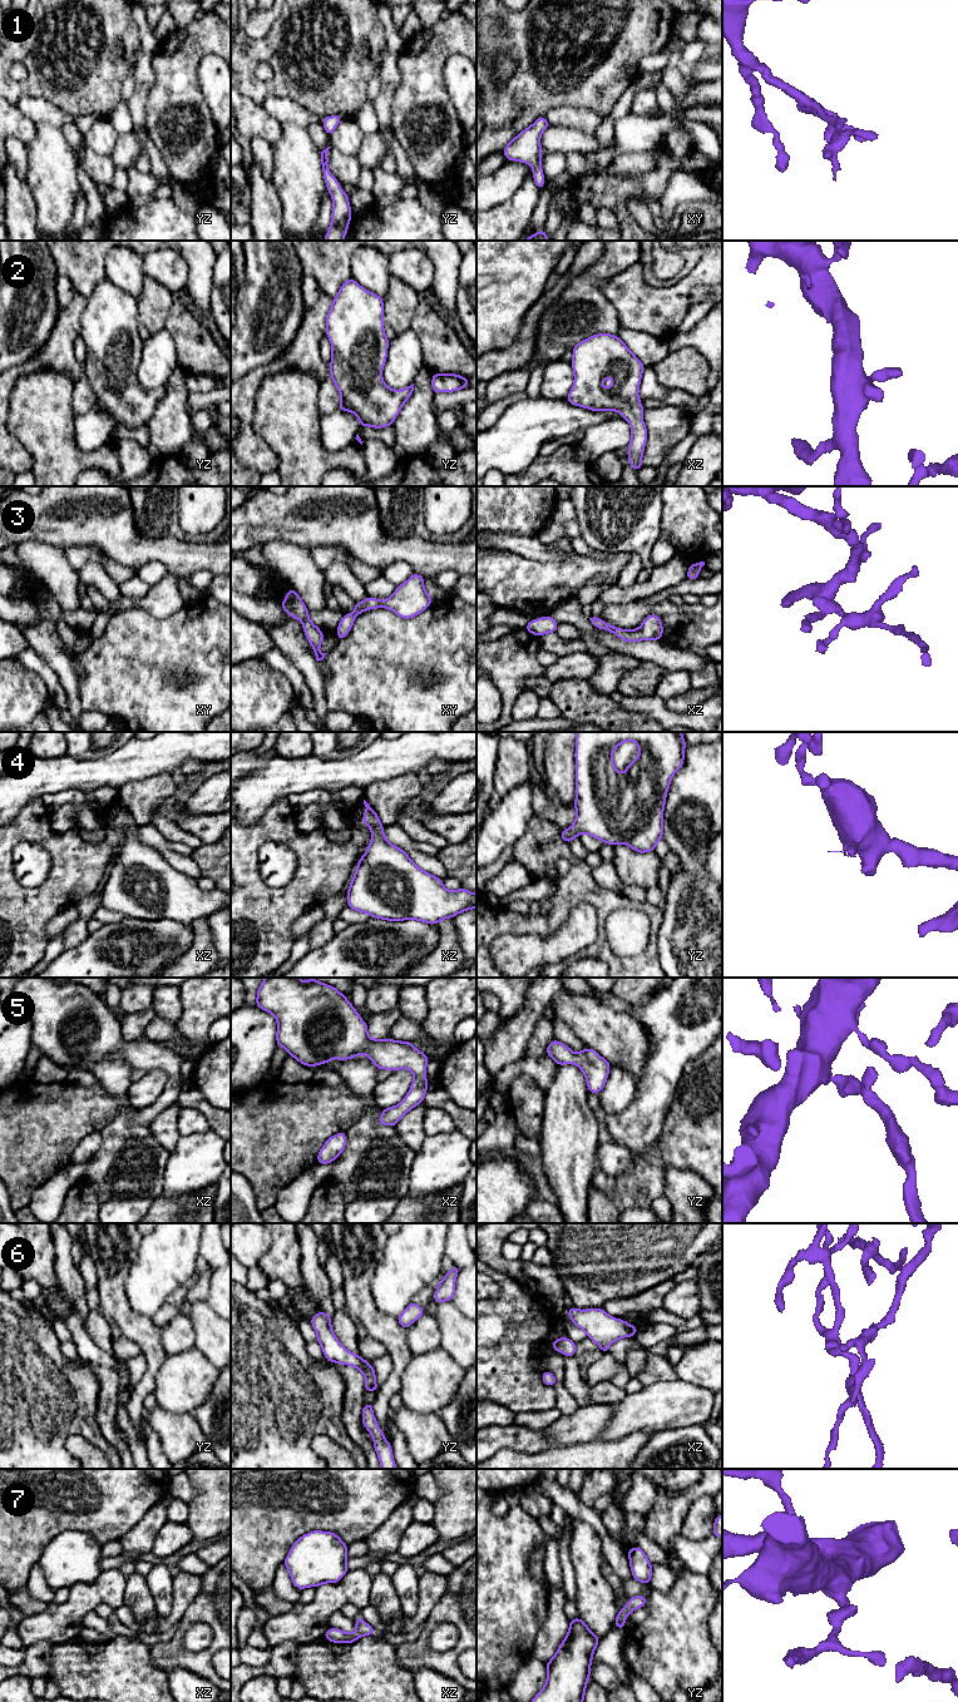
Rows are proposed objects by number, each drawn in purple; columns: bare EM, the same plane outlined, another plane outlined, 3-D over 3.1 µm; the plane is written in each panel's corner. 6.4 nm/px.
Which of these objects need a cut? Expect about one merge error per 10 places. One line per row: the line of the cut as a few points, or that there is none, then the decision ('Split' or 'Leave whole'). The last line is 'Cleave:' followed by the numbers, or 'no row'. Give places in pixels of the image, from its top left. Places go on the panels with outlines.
1: No split. Leave whole
2: No split. Leave whole
3: No split. Leave whole
4: No split. Leave whole
5: No split. Leave whole
6: No split. Leave whole
7: No split. Leave whole
Cleave: no row

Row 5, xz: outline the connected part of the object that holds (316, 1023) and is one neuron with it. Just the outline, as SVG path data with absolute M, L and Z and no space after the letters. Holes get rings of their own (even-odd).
M266 978L257 990L256 1006L271 1013L277 1020L277 1047L307 1067L316 1067L339 1058L345 1062L364 1054L377 1069L395 1072L410 1070L415 1078L406 1097L397 1104L382 1109L377 1124L395 1127L413 1108L424 1103L429 1087L426 1080L428 1055L418 1050L410 1042L392 1039L371 1039L367 1024L361 1019L352 1004L336 988L310 978L307 983L300 978Z

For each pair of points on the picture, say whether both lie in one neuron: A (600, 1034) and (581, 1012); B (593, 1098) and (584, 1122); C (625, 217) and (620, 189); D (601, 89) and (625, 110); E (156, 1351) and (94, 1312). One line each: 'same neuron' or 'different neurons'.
A: same neuron
B: different neurons
C: same neuron
D: different neurons
E: different neurons

